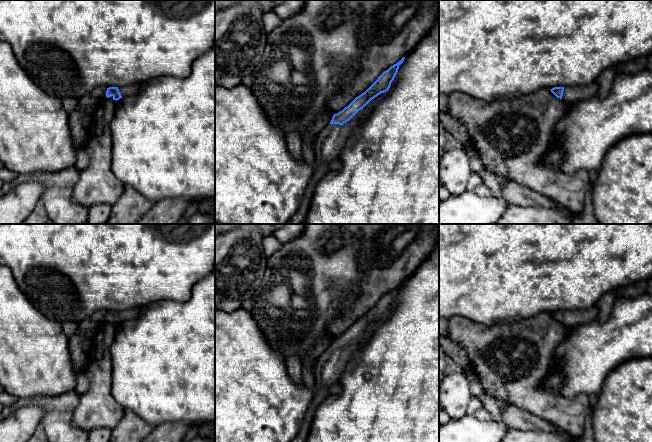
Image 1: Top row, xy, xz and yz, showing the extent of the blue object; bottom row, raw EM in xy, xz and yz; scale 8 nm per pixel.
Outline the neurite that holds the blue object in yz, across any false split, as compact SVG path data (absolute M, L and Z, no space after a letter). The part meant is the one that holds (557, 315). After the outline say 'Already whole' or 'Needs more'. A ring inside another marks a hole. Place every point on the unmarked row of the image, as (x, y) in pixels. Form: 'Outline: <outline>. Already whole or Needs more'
Outline: M593 305L588 309L574 309L570 311L554 311L551 316L566 327L587 324L599 318L599 307Z. Needs more

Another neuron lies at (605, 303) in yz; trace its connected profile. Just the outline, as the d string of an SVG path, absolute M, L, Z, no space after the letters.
M611 290L604 295L597 302L597 306L599 307L599 318L600 322L605 322L609 319L610 313L612 310L612 306L616 300L616 291Z

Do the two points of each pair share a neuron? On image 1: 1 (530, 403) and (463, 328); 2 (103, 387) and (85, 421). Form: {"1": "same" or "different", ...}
{"1": "same", "2": "same"}

